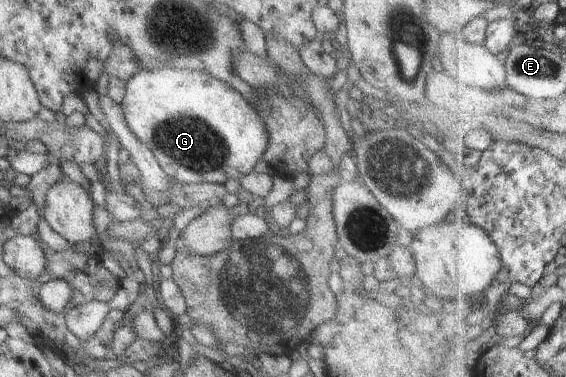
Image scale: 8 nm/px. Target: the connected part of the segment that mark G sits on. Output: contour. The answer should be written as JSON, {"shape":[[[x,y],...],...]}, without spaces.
{"shape":[[[167,67],[137,68],[124,81],[123,100],[117,104],[124,116],[124,123],[139,144],[149,150],[169,178],[180,183],[223,185],[229,179],[239,180],[253,171],[255,162],[262,158],[268,145],[264,122],[257,116],[258,112],[250,105],[243,92],[236,91],[220,80],[212,79],[204,72]]]}

